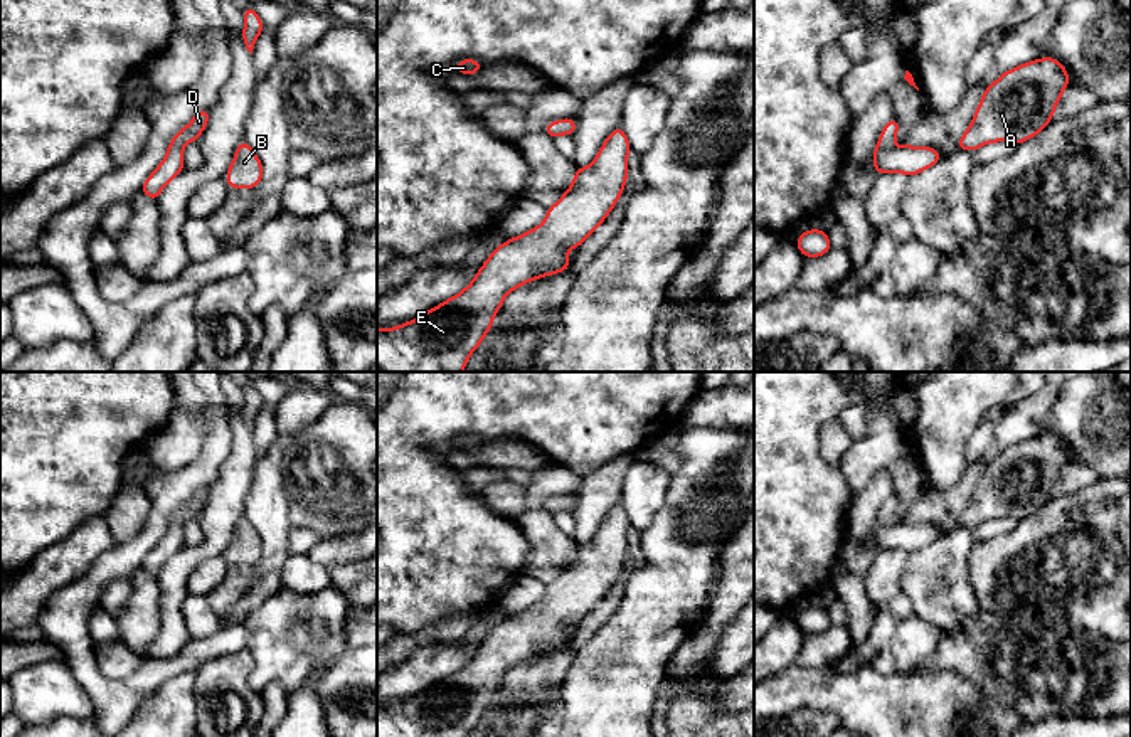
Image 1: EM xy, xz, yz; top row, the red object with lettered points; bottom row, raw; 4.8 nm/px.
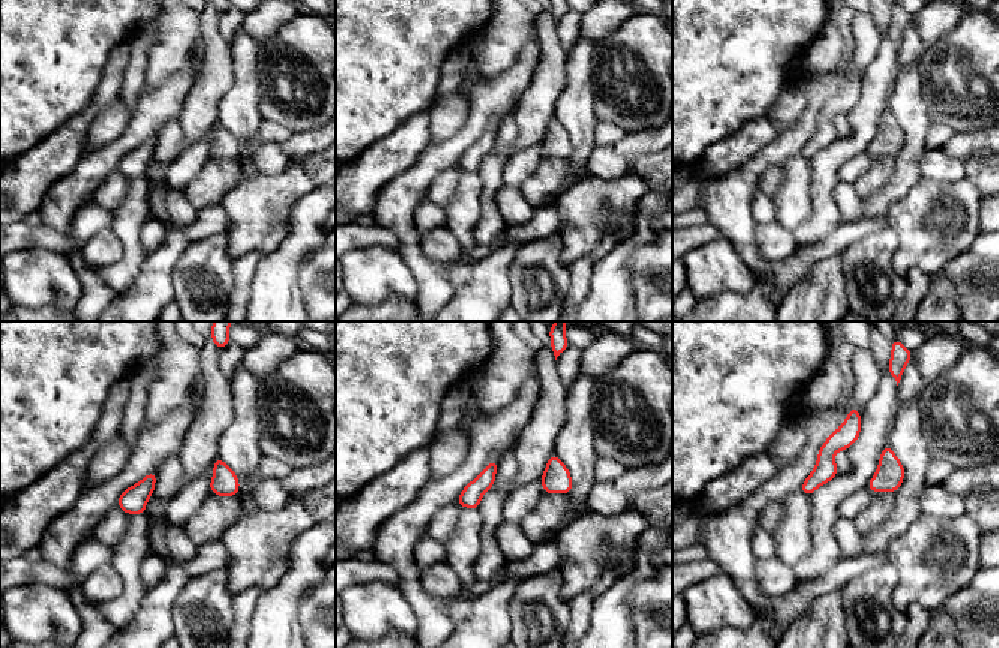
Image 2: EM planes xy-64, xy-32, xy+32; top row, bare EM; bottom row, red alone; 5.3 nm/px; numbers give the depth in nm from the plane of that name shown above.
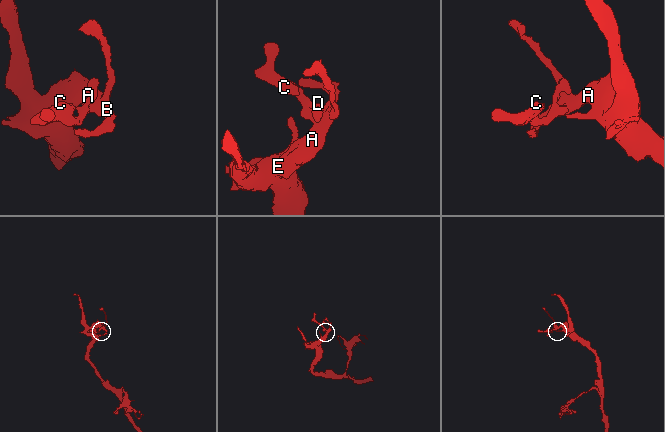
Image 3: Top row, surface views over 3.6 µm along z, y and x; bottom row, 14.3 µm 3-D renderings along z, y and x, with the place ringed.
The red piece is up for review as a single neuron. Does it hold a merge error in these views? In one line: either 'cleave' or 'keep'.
keep

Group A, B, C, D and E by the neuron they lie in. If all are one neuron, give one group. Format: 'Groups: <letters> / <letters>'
Groups: A B C D E

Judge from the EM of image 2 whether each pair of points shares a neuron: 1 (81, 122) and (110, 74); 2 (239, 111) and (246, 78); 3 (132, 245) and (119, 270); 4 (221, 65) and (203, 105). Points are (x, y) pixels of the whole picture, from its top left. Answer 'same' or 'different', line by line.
1: same
2: same
3: same
4: same

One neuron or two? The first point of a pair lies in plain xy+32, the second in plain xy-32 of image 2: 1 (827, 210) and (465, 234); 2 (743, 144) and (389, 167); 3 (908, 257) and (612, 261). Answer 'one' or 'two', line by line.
1: two
2: one
3: two

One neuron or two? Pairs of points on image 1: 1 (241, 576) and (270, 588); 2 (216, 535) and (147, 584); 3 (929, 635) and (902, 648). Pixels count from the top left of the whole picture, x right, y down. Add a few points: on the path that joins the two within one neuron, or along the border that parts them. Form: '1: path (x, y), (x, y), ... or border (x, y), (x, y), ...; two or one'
1: border (253, 566), (251, 589), (229, 611); two
2: border (153, 577), (159, 588), (160, 618); two
3: path (923, 636), (909, 646); one

